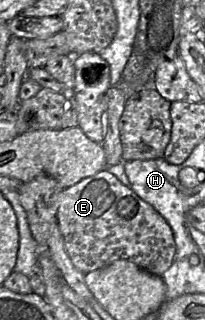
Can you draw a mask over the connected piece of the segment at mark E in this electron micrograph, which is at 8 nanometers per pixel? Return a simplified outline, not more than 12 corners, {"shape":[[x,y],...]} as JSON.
{"shape":[[108,169],[56,217],[85,274],[126,259],[162,276],[169,223]]}

